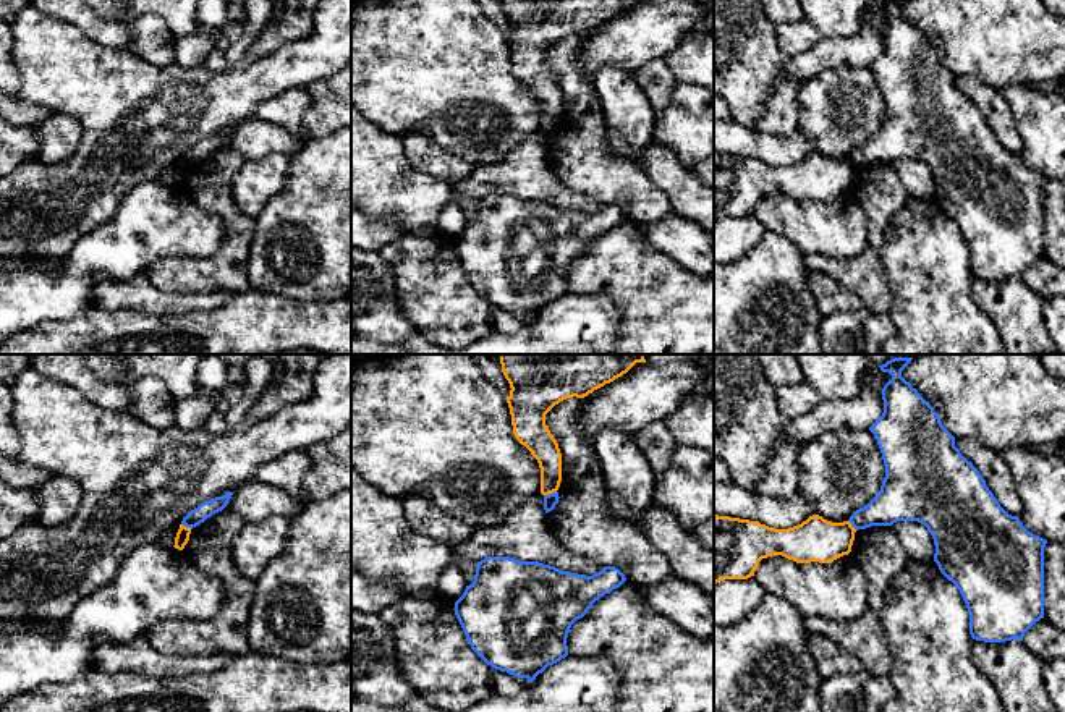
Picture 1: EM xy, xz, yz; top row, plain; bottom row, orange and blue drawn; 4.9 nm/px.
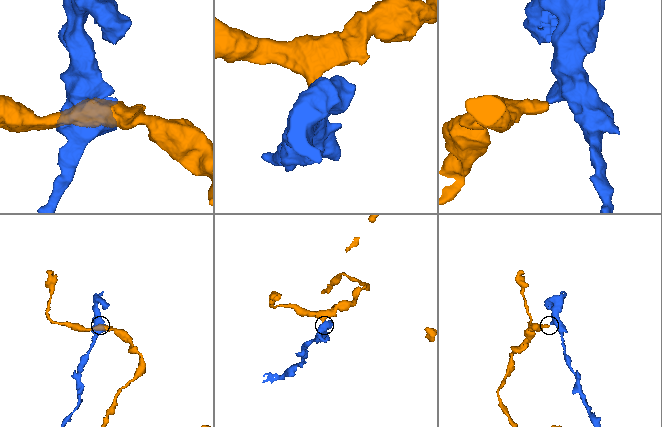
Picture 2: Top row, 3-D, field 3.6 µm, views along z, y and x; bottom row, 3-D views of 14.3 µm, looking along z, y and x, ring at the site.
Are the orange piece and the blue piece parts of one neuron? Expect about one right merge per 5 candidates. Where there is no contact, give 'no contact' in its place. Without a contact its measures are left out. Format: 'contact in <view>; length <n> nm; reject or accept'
contact in xz; length 70 nm; reject

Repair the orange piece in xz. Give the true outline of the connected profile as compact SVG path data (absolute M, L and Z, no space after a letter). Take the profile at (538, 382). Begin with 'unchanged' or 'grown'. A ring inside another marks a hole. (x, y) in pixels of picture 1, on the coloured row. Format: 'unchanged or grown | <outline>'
unchanged | M500 354L502 372L510 384L507 403L516 440L537 460L541 494L558 490L562 482L562 453L545 426L545 414L566 398L584 398L594 390L626 374L644 354Z

